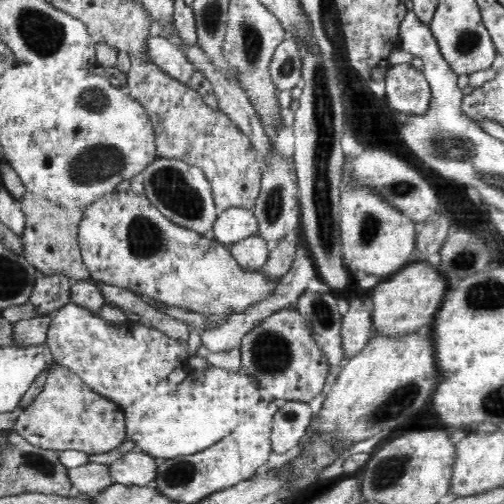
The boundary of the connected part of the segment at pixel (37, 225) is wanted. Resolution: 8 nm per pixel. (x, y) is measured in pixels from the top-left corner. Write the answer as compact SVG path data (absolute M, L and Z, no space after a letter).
M26 190L21 196L22 212L26 217L26 230L21 236L23 242L22 255L32 265L34 265L39 274L52 275L62 273L71 278L72 282L90 279L90 271L88 267L82 262L82 255L80 255L80 245L78 244L78 228L80 220L82 220L82 212L70 211L68 208L54 207L52 203L45 202L45 200L38 199L33 192Z

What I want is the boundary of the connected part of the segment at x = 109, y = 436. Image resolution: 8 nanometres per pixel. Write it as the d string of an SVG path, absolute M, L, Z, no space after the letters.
M56 364L49 370L44 388L17 418L15 430L29 444L54 451L110 452L126 440L123 407L95 393L72 371Z

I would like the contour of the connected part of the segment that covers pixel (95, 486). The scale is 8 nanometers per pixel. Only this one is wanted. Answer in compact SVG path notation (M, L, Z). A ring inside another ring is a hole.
M88 463L84 466L68 469L72 484L83 494L96 494L106 491L115 483L110 478L108 465Z

